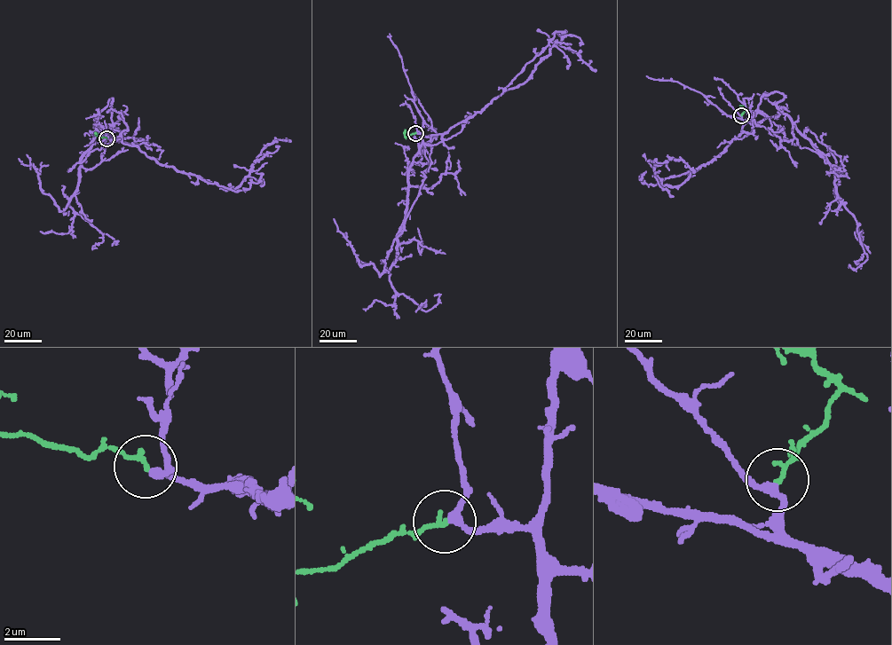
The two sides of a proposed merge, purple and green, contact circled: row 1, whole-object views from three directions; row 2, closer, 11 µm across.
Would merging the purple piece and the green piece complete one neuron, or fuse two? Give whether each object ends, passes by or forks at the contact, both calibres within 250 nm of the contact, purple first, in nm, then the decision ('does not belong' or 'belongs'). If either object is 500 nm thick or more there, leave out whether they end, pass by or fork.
purple passes by | green ends | 240/180 nm | belongs

